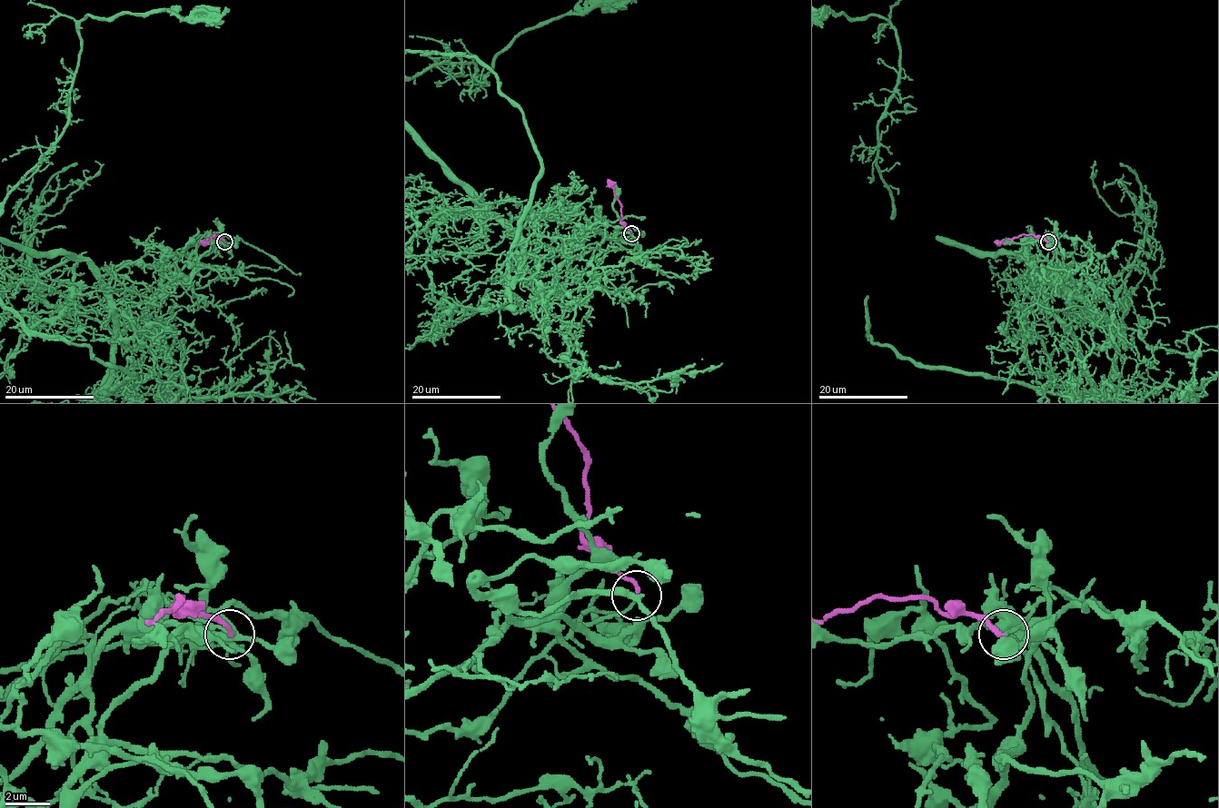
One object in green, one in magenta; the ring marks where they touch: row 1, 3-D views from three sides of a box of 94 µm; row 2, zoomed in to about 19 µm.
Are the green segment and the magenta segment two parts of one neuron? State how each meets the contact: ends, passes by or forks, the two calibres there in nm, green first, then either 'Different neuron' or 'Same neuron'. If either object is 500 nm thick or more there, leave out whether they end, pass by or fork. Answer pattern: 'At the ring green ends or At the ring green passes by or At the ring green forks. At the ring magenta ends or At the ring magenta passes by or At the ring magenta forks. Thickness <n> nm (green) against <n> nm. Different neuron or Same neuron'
At the ring green passes by. At the ring magenta ends. Thickness 70 nm (green) against 190 nm. Different neuron

